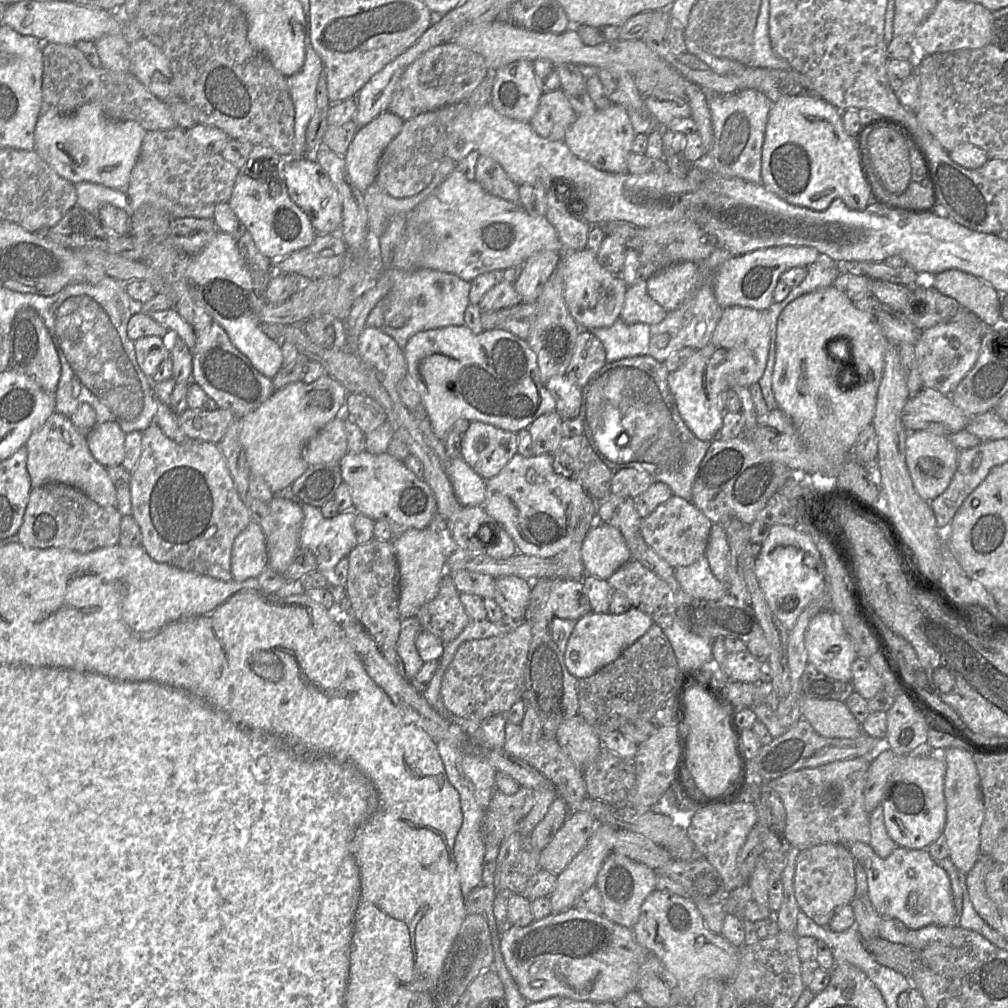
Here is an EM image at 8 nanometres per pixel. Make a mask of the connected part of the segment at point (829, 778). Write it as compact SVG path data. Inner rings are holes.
M870 757L839 760L761 782L761 793L773 790L783 803L786 813L783 836L789 846L801 851L826 843L869 844L870 814L864 805L864 787L869 766Z

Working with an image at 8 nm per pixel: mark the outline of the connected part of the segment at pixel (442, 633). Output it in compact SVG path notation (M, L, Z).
M445 572L437 595L421 606L415 615L422 628L439 637L443 643L454 640L471 620L459 595L451 575Z

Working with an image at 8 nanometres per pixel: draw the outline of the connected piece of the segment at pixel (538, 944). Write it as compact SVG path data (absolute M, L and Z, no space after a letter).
M570 908L551 914L525 927L507 926L500 936L504 964L527 1002L551 997L574 1001L612 1002L636 991L638 972L648 952L636 941L633 930L614 923L603 914Z

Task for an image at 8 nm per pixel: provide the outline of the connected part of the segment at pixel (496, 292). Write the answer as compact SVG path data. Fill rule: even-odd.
M502 280L485 293L479 303L483 331L497 329L497 315L500 310L521 302L514 284Z

